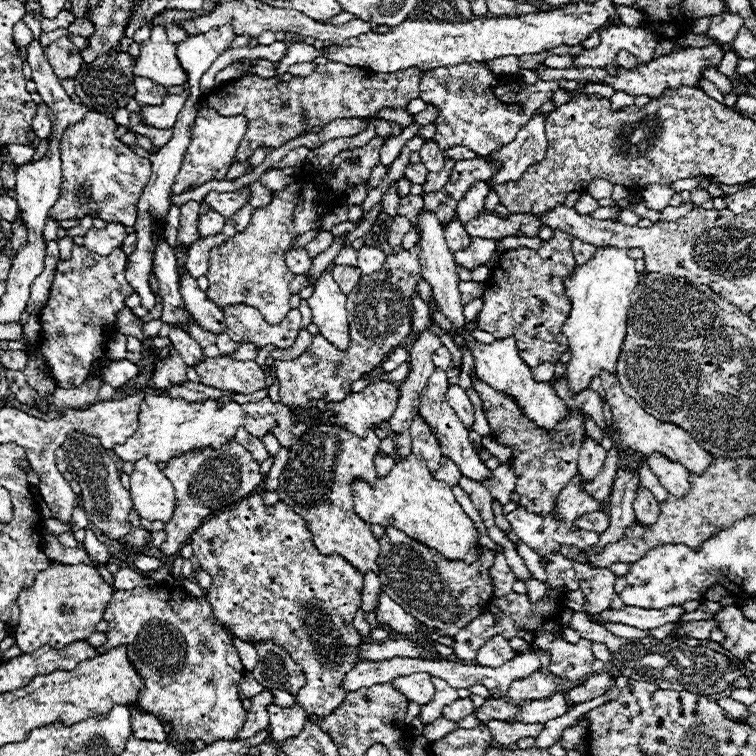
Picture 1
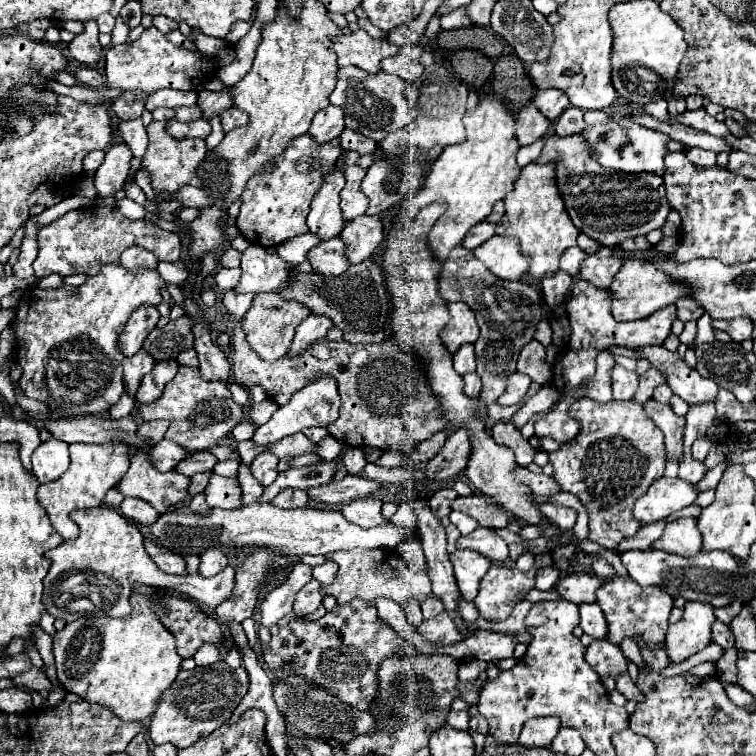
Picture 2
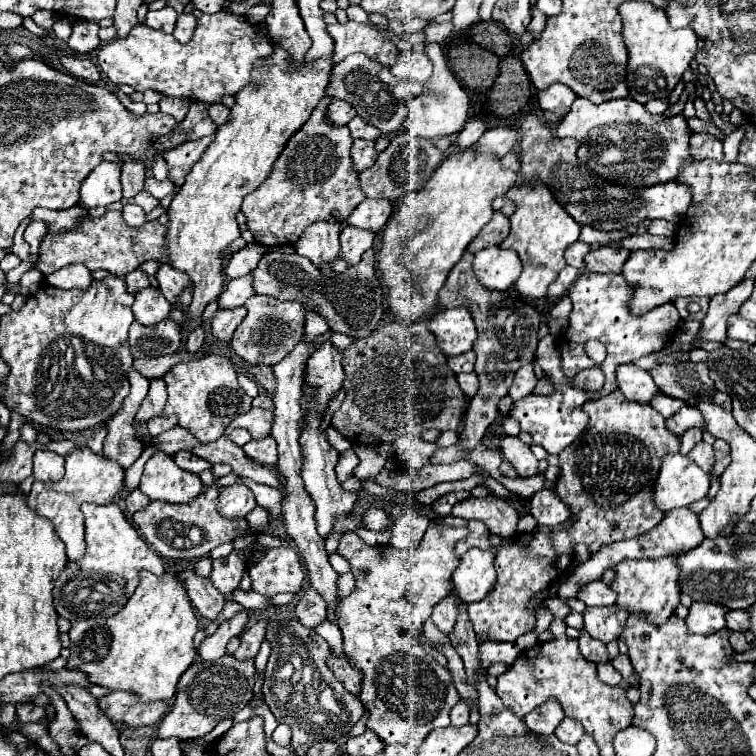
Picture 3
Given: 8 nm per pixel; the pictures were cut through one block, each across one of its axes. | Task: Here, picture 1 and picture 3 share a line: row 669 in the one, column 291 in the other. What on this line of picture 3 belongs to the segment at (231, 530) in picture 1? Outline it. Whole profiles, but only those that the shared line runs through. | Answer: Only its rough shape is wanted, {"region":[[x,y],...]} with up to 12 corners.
{"region":[[254,294],[232,336],[248,364],[282,362],[304,334],[300,302]]}

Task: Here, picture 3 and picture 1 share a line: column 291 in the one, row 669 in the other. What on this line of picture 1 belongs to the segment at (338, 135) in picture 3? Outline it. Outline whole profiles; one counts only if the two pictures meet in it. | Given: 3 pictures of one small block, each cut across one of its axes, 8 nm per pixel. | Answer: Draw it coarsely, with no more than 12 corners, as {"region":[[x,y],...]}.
{"region":[[118,590],[108,642],[170,740],[232,740],[244,666],[206,598]]}

